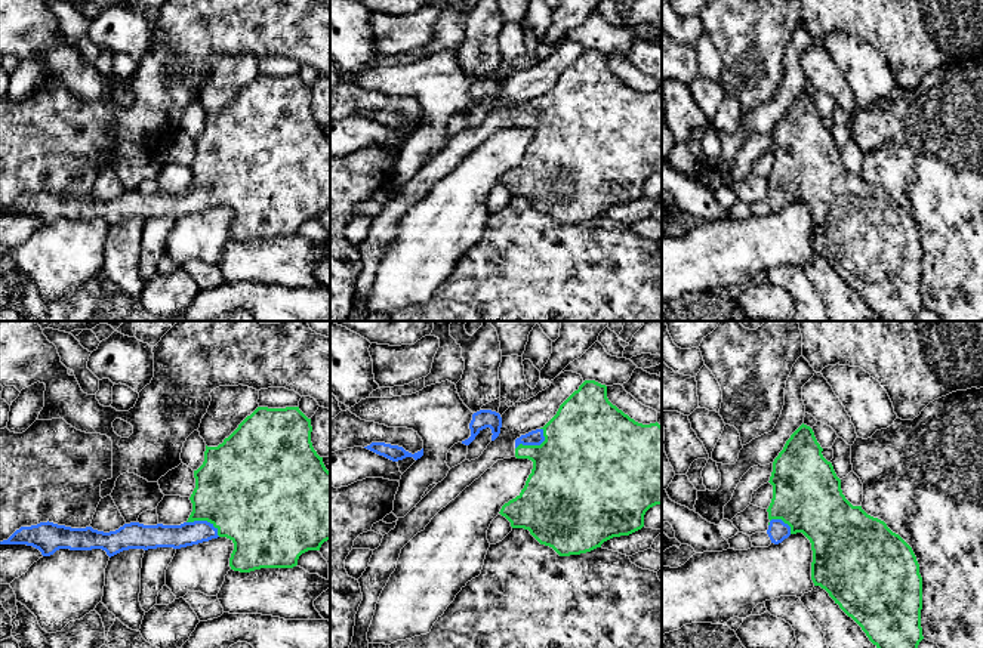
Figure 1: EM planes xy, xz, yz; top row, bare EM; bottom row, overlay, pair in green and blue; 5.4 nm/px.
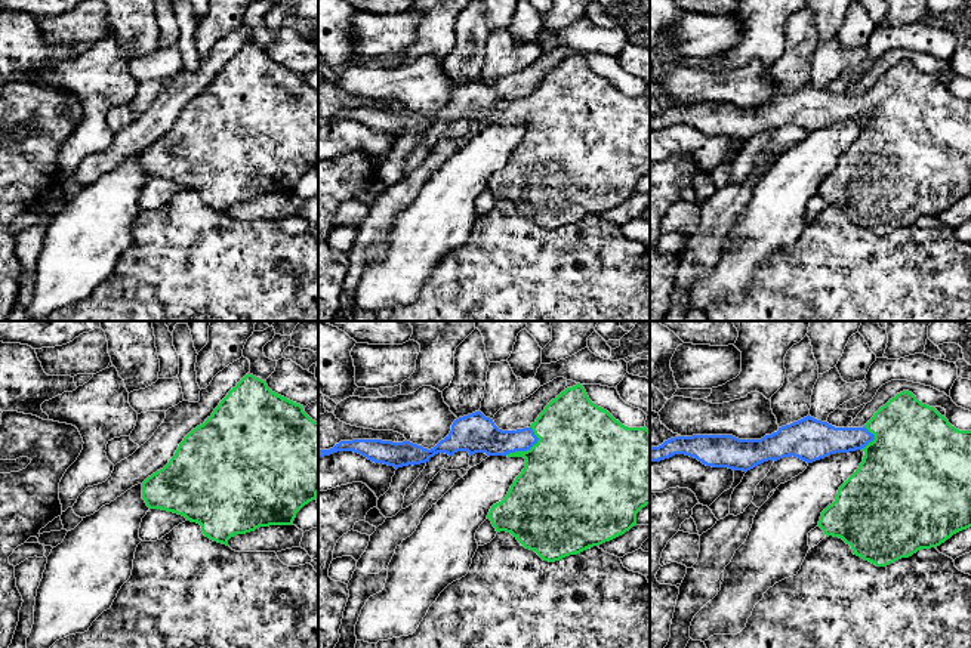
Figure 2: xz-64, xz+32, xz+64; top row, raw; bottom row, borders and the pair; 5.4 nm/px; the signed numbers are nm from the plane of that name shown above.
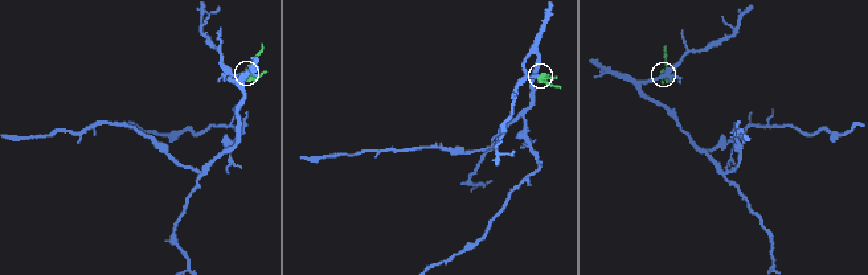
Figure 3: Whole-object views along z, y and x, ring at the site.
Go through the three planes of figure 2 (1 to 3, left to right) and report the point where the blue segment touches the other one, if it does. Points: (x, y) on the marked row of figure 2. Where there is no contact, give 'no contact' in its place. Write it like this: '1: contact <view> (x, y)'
1: no contact
2: contact xz+32 (527, 450)
3: contact xz+64 (874, 440)

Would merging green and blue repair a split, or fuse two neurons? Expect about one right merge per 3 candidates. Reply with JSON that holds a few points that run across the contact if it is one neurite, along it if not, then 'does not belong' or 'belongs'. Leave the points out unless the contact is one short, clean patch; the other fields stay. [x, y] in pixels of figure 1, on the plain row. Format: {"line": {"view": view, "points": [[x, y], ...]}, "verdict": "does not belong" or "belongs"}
{"line": {"view": "xz", "points": [[575, 136], [557, 119], [535, 114], [536, 105]]}, "verdict": "belongs"}

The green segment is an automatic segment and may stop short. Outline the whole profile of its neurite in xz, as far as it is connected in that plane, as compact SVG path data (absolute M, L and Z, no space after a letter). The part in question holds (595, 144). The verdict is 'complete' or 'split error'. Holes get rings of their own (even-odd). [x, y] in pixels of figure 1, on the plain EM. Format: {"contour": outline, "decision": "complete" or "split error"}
{"contour": "M585 49L543 96L517 107L515 126L531 129L533 138L521 161L505 172L499 182L512 197L529 198L560 225L586 222L613 206L641 198L645 180L662 173L662 95L631 87L608 70L607 55L595 49Z", "decision": "split error"}

